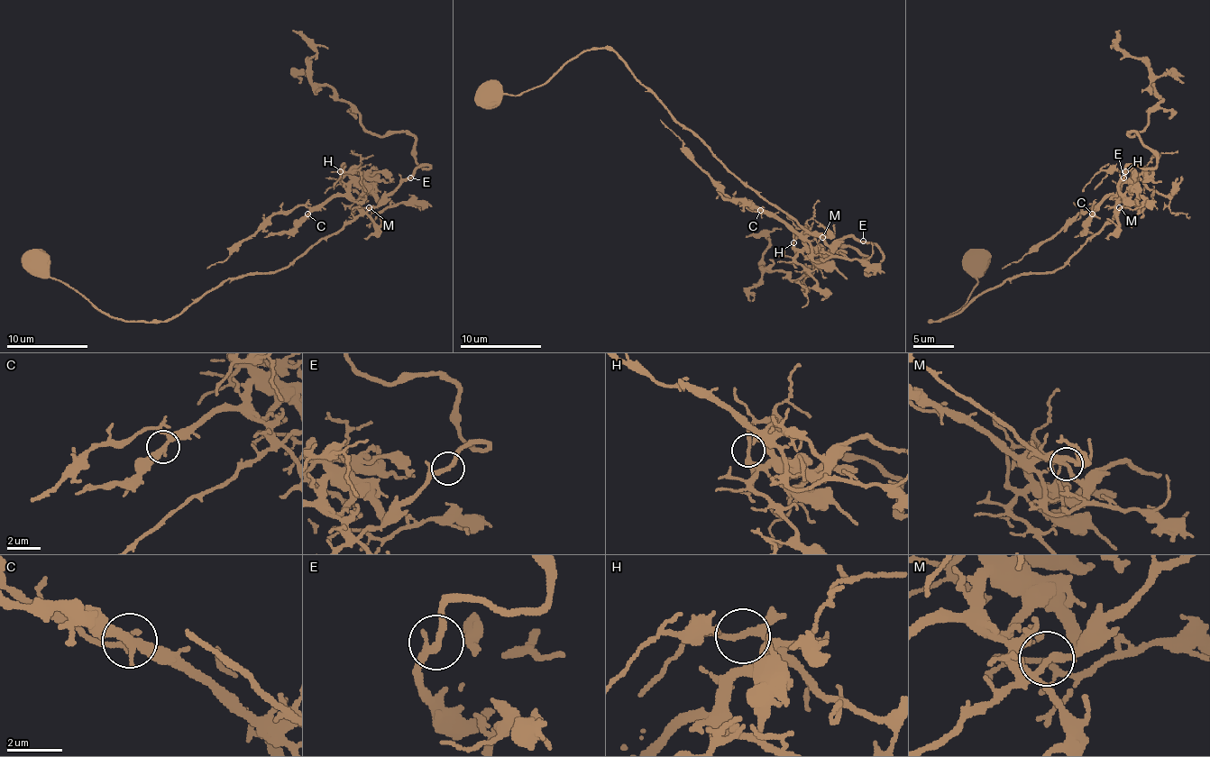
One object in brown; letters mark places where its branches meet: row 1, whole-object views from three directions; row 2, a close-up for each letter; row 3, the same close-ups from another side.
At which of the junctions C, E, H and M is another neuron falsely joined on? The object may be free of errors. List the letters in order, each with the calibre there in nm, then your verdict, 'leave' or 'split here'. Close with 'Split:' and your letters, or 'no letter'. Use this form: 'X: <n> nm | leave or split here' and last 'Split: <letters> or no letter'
C: 280 nm | leave
E: 190 nm | leave
H: 200 nm | leave
M: 200 nm | leave
Split: no letter

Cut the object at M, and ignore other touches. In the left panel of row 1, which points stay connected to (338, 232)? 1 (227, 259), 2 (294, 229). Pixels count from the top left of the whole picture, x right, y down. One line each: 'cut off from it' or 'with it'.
1: cut off from it
2: cut off from it

